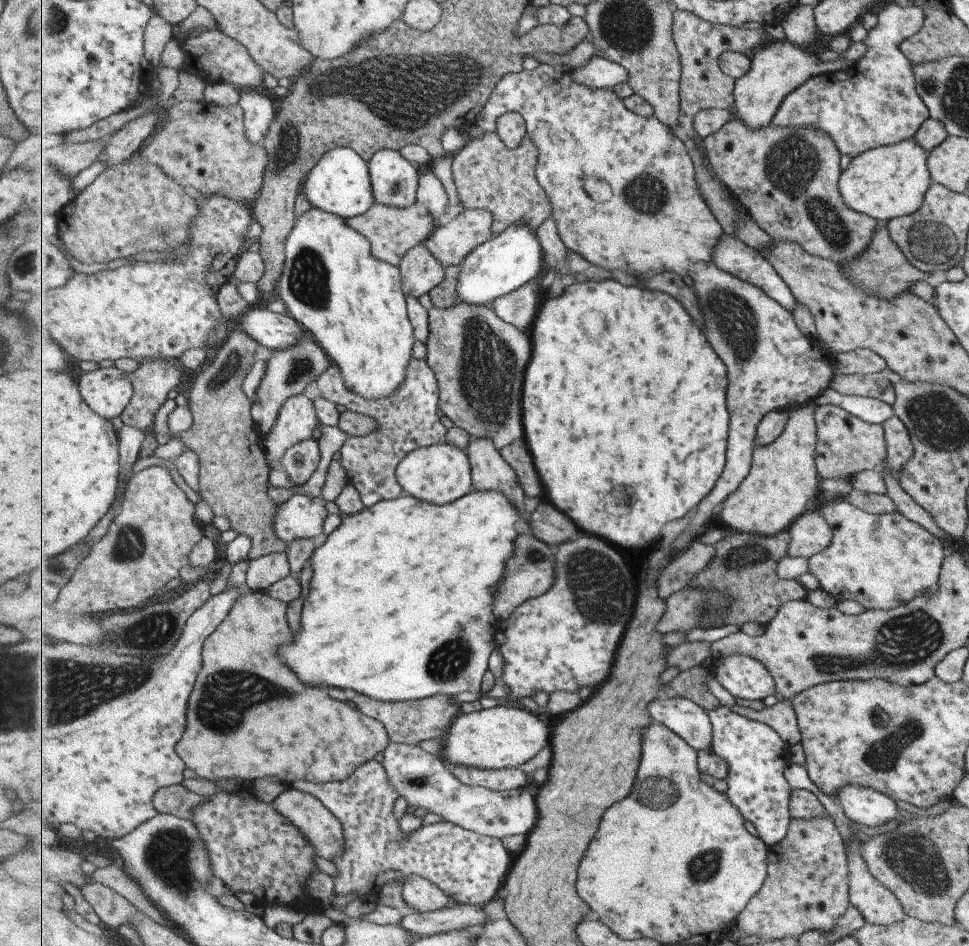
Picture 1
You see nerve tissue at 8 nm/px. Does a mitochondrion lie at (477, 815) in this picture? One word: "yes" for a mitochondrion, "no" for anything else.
no

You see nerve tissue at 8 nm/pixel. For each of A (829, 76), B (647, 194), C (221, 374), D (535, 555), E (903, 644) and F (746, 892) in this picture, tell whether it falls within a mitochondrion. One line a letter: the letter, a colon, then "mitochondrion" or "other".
A: other
B: mitochondrion
C: mitochondrion
D: mitochondrion
E: mitochondrion
F: other

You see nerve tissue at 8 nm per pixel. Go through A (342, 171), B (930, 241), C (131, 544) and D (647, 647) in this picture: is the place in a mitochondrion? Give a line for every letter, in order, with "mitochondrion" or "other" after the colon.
A: other
B: mitochondrion
C: mitochondrion
D: other

